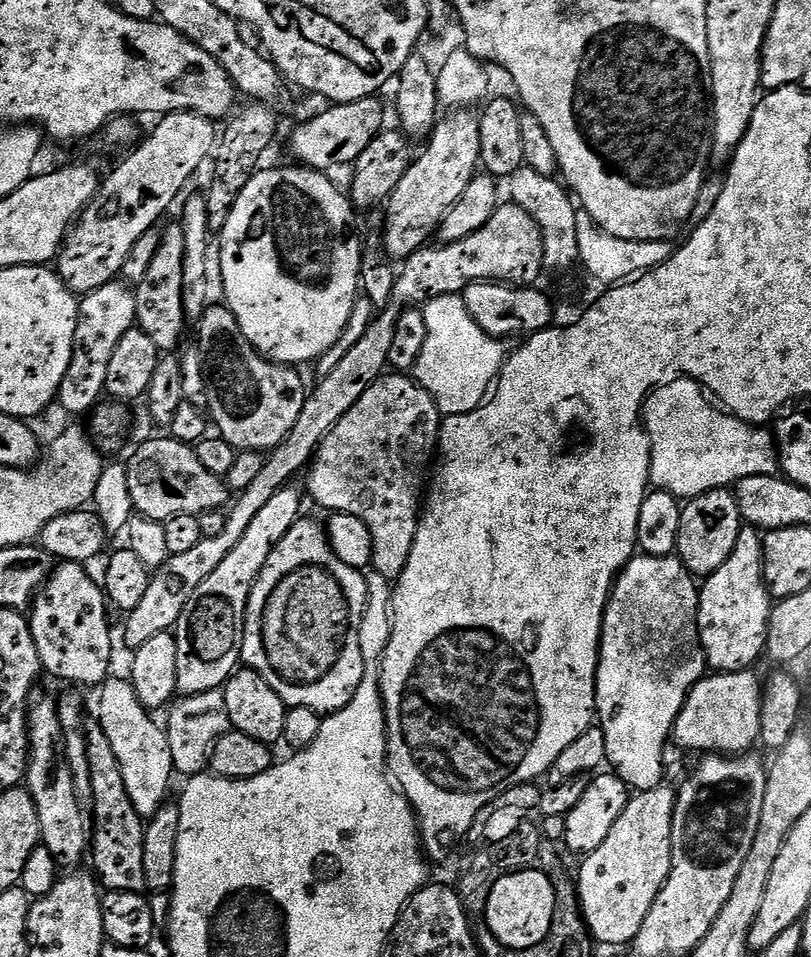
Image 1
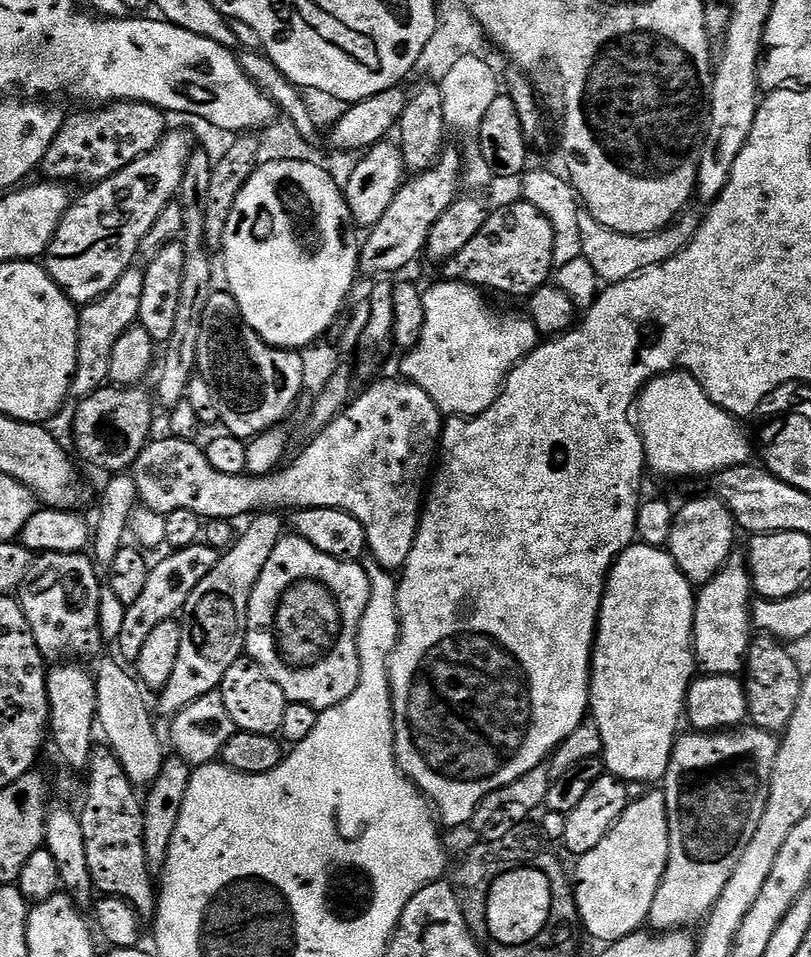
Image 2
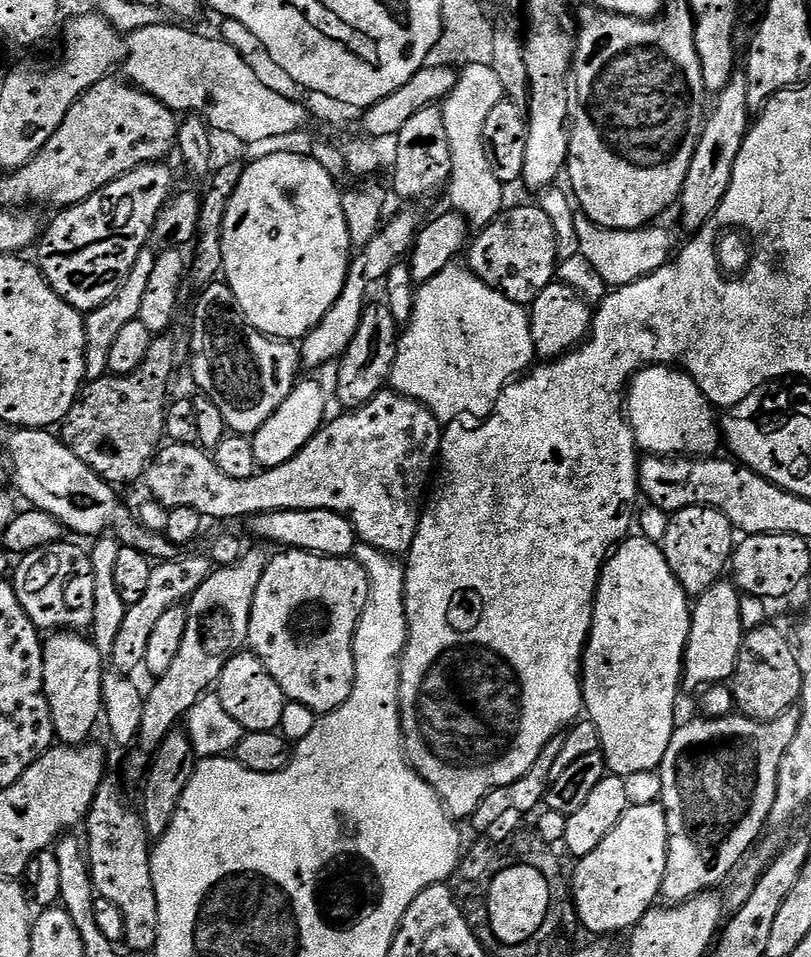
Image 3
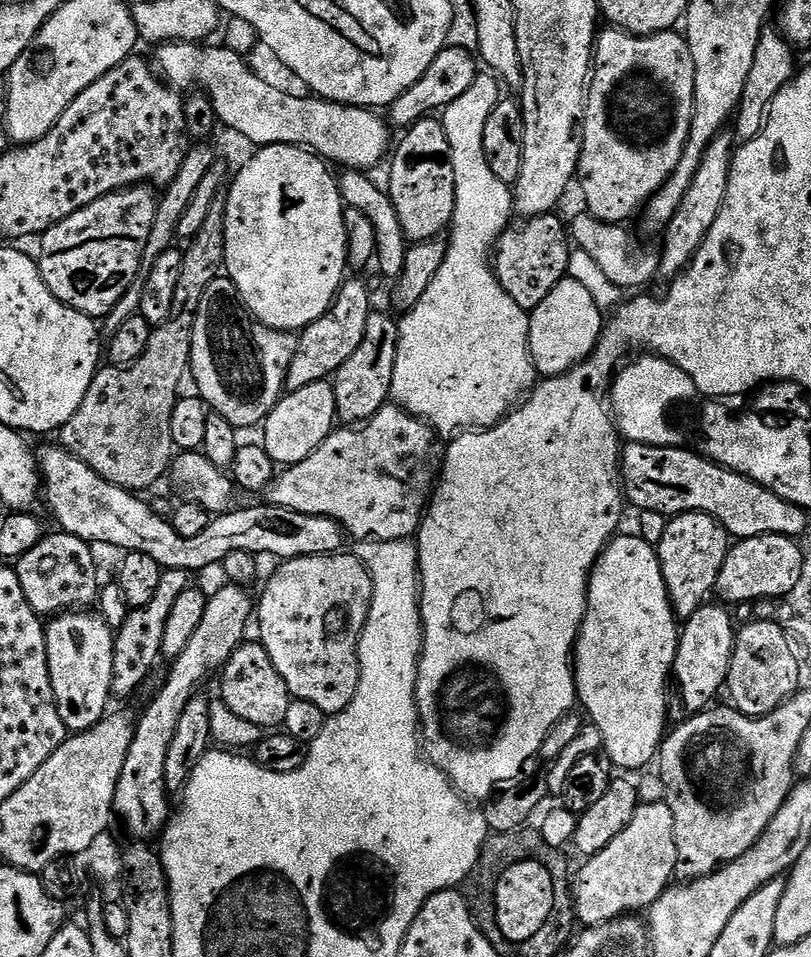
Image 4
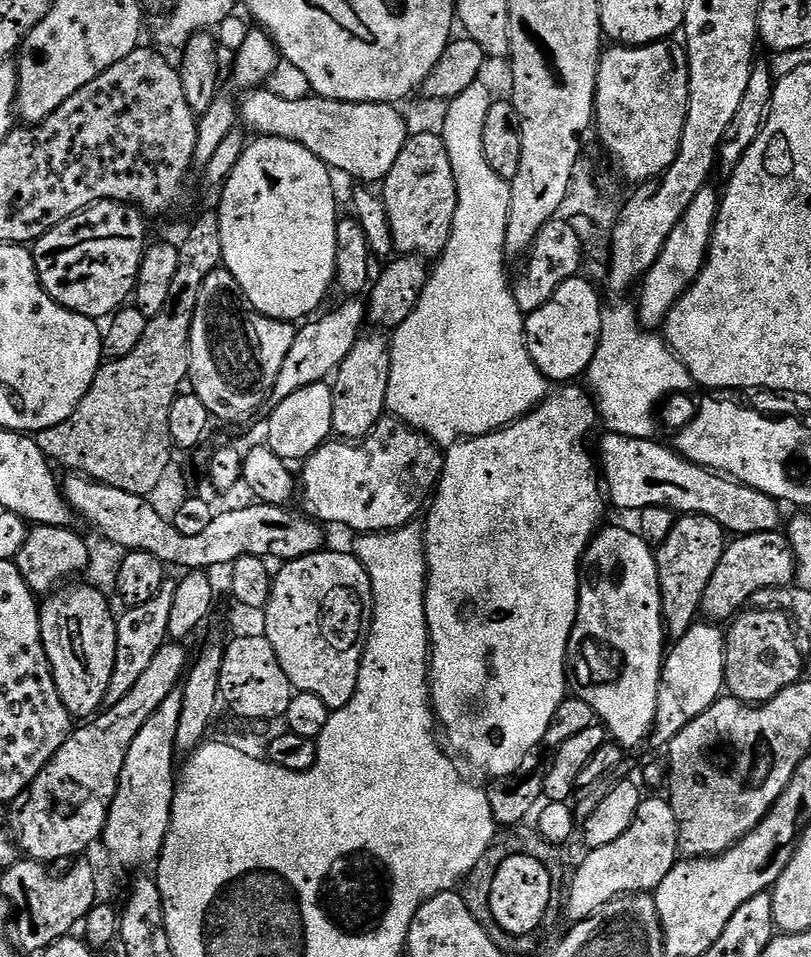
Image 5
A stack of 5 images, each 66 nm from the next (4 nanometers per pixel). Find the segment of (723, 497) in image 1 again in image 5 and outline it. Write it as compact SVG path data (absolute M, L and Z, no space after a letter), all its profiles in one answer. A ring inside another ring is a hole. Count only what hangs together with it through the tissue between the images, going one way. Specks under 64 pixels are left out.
M684 514L677 519L666 542L655 549L664 630L673 641L680 640L690 626L697 623L701 615L702 594L706 594L706 586L714 570L718 570L718 562L722 562L725 547L724 527L714 522L714 518Z

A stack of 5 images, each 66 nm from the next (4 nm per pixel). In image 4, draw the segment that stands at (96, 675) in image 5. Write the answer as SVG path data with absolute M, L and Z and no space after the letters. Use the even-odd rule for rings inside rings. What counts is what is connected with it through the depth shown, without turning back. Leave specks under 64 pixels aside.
M70 610L53 617L45 627L44 637L48 651L50 682L54 686L58 714L62 714L62 722L72 734L90 730L97 722L103 720L109 711L108 700L113 699L114 630L109 627L99 613L90 613L91 611L88 610Z

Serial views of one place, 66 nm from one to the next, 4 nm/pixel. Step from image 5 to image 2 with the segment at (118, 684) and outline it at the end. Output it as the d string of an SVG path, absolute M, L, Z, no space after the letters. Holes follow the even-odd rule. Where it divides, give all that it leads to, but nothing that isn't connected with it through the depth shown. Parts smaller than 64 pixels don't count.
M204 542L190 546L189 548L178 548L167 553L160 561L153 563L148 570L146 587L135 602L127 605L125 618L123 619L122 632L115 640L115 647L120 647L118 654L121 661L135 662L138 654L142 654L142 646L146 638L153 630L158 630L162 622L179 617L184 611L186 602L194 590L198 590L198 582L218 566L221 553L208 547Z

